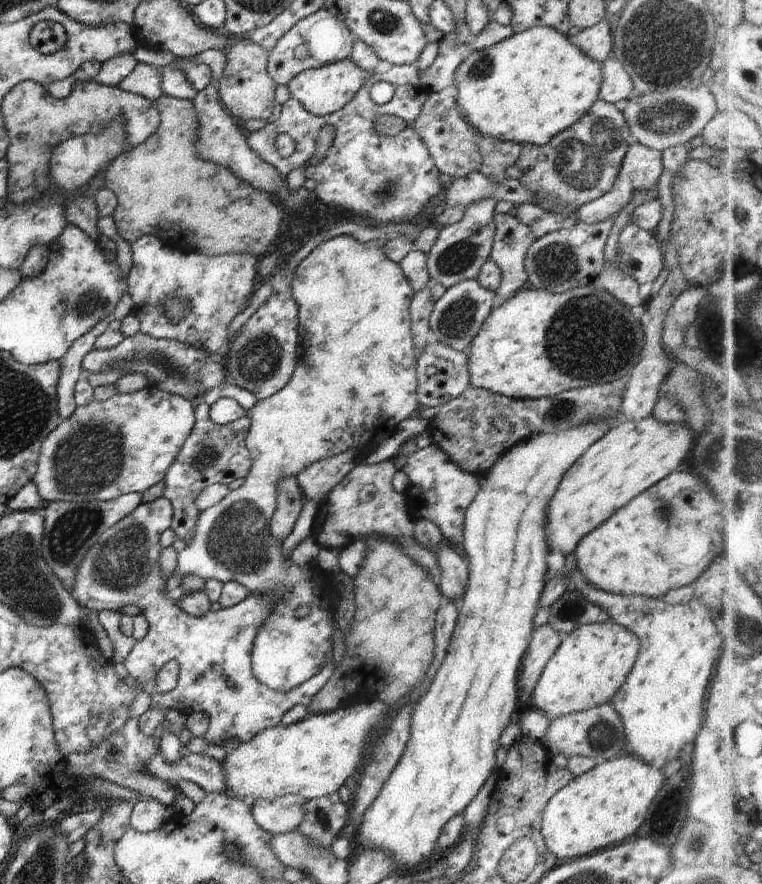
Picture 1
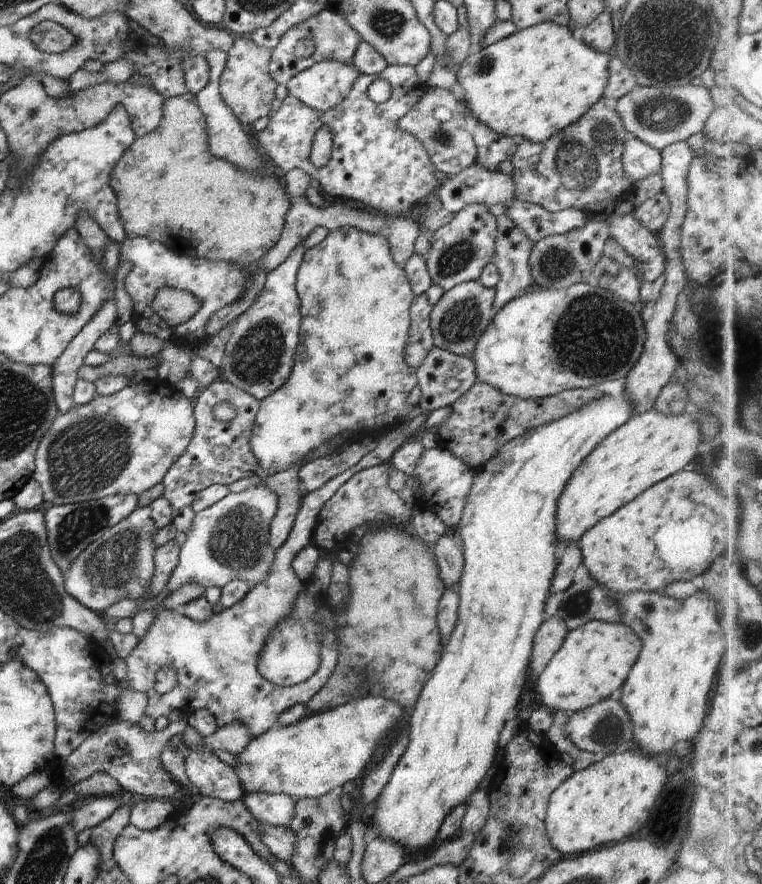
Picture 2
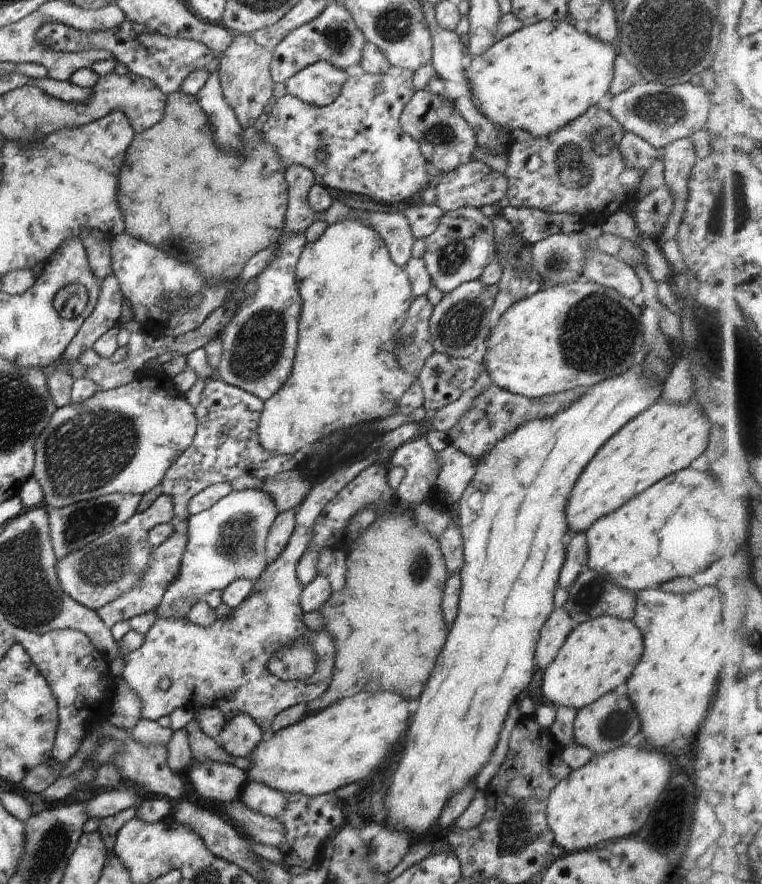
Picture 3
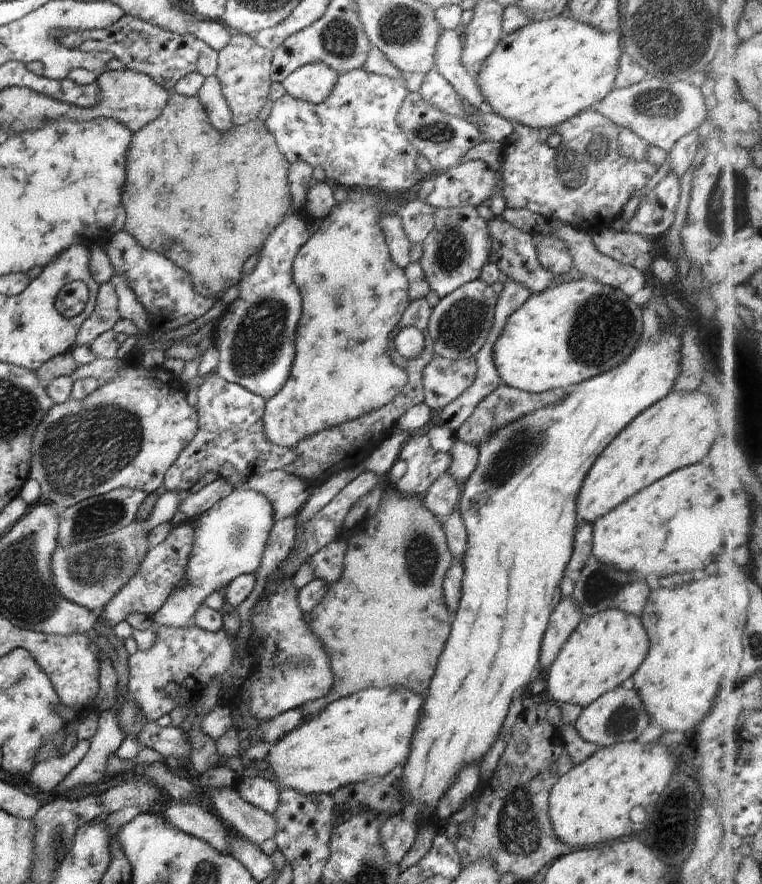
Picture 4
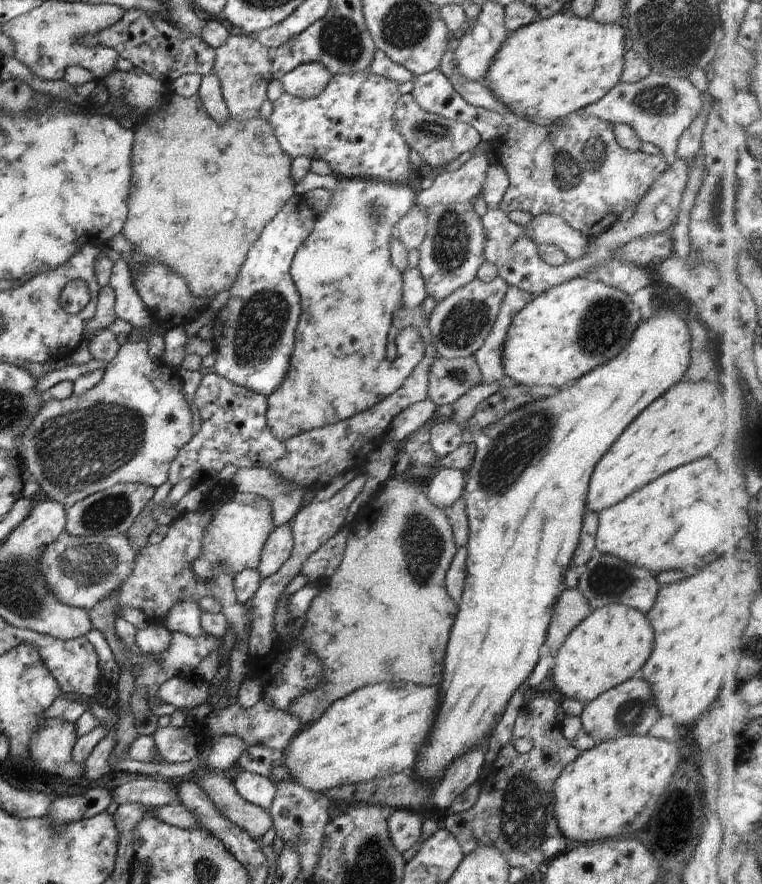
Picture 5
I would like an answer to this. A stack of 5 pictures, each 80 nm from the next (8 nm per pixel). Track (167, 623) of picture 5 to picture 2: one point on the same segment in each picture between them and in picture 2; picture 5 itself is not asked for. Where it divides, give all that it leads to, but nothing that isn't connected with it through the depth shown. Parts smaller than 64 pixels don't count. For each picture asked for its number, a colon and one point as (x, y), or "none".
2: (230, 540)
3: (226, 542)
4: (229, 539)

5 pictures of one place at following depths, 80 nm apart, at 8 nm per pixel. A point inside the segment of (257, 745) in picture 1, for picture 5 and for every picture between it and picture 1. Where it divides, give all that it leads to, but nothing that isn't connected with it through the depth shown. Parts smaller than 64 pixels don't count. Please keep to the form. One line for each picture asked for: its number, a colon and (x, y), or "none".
2: (318, 754)
3: (346, 742)
4: (356, 739)
5: (374, 732)

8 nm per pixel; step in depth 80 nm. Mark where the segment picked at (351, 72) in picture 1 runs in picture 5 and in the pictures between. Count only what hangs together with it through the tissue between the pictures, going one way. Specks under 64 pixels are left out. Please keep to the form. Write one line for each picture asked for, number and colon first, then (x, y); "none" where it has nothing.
2: (323, 86)
3: (319, 84)
4: (312, 83)
5: (307, 81)

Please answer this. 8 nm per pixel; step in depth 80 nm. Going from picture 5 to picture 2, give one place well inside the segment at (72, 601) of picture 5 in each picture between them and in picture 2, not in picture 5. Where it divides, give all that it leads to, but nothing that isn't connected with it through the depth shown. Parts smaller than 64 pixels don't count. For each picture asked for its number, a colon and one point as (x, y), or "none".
2: (119, 565)
3: (94, 576)
4: (90, 573)

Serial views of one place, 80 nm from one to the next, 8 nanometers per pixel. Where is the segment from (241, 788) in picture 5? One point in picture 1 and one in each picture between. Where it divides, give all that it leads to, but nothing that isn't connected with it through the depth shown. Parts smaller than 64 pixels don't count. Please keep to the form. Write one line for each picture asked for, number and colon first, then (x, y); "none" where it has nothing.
1: (285, 814)
2: (278, 810)
3: (258, 797)
4: (262, 793)

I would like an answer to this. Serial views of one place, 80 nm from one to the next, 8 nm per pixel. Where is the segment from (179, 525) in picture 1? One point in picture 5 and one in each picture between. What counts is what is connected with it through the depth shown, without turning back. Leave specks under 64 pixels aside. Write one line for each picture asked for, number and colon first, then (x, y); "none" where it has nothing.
2: (218, 452)
3: (225, 446)
4: (229, 438)
5: (234, 430)

